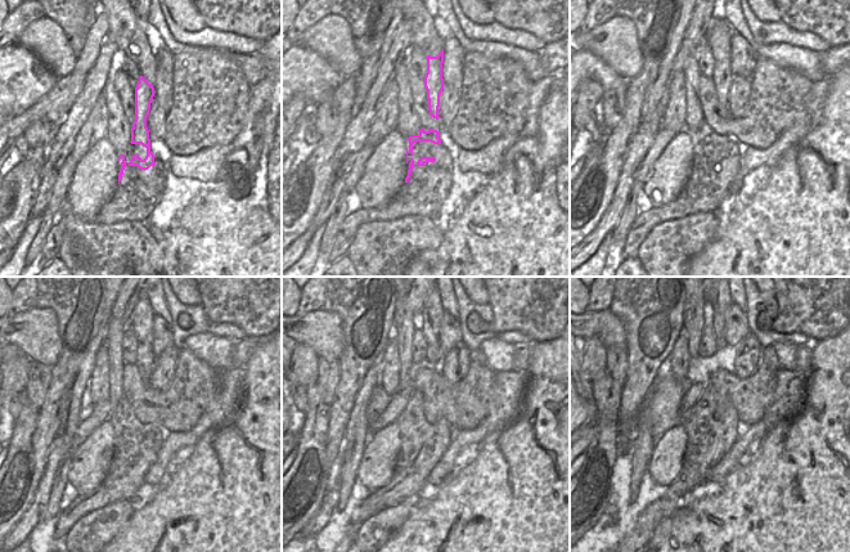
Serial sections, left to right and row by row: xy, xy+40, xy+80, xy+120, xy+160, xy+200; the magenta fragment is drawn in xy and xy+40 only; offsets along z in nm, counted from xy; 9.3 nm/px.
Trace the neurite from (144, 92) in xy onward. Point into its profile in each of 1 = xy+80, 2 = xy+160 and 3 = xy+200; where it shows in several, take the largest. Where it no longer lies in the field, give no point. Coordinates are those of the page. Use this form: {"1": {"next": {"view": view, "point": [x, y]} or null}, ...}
{"1": {"next": {"view": "xy+80", "point": [718, 32]}}, "2": {"next": {"view": "xy+160", "point": [432, 312]}}, "3": {"next": {"view": "xy+200", "point": [720, 303]}}}

